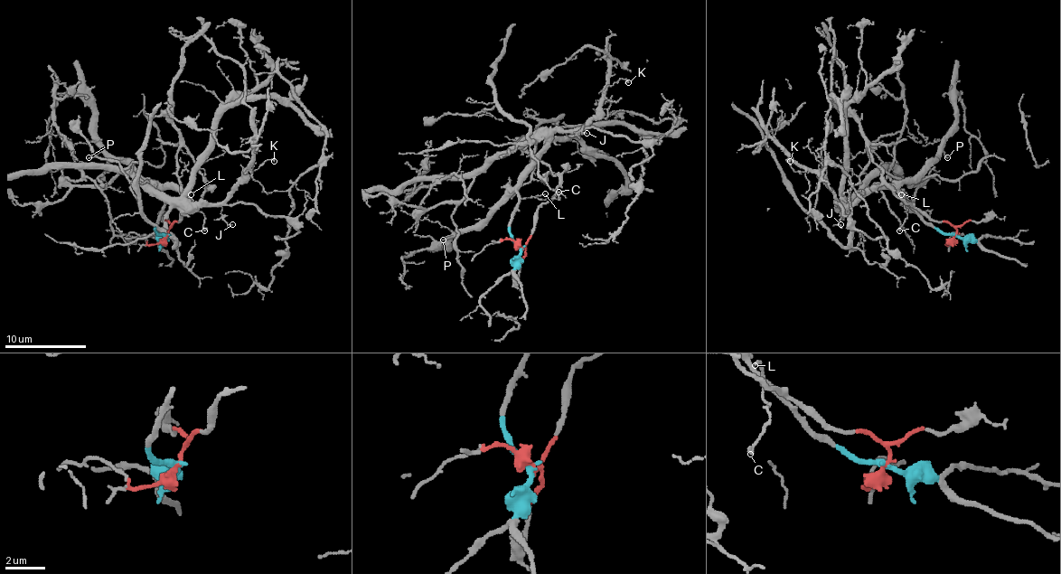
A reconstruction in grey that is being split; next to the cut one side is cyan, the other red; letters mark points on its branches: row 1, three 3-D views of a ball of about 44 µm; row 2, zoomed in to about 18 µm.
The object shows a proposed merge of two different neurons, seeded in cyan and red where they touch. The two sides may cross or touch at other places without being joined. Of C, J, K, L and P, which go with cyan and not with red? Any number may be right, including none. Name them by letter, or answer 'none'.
C, J, K, L, P

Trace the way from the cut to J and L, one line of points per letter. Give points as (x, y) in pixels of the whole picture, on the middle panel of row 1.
J: (520, 246), (510, 231), (518, 203), (520, 176), (557, 132), (586, 134)
L: (520, 246), (510, 228), (513, 207), (521, 199), (544, 192)

